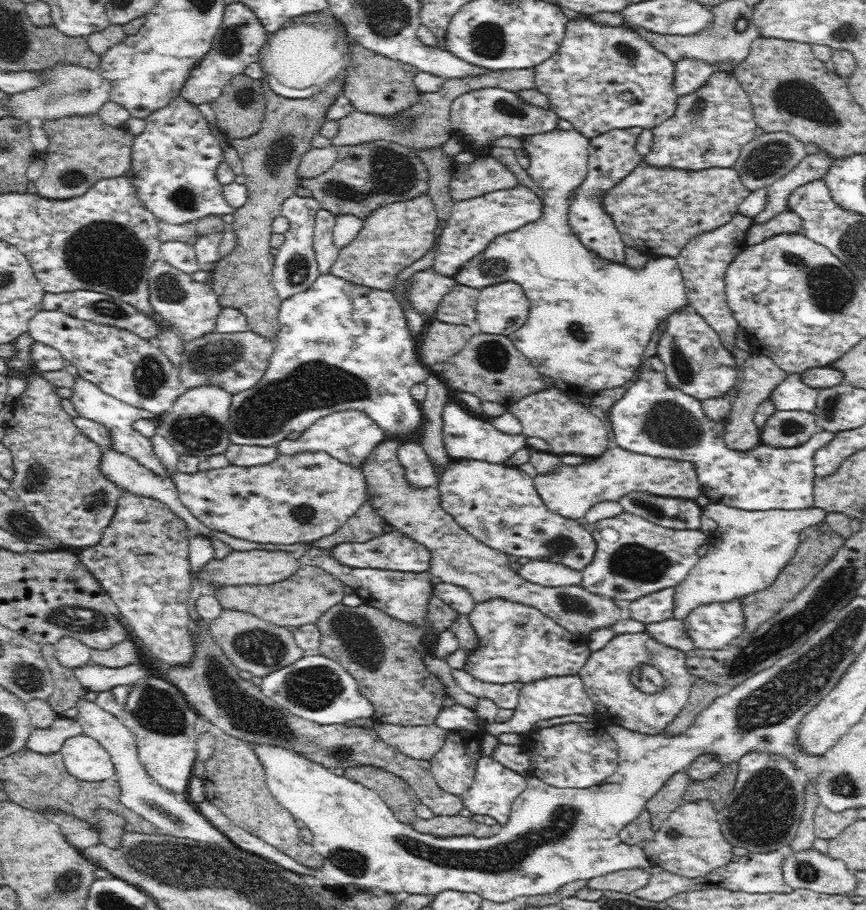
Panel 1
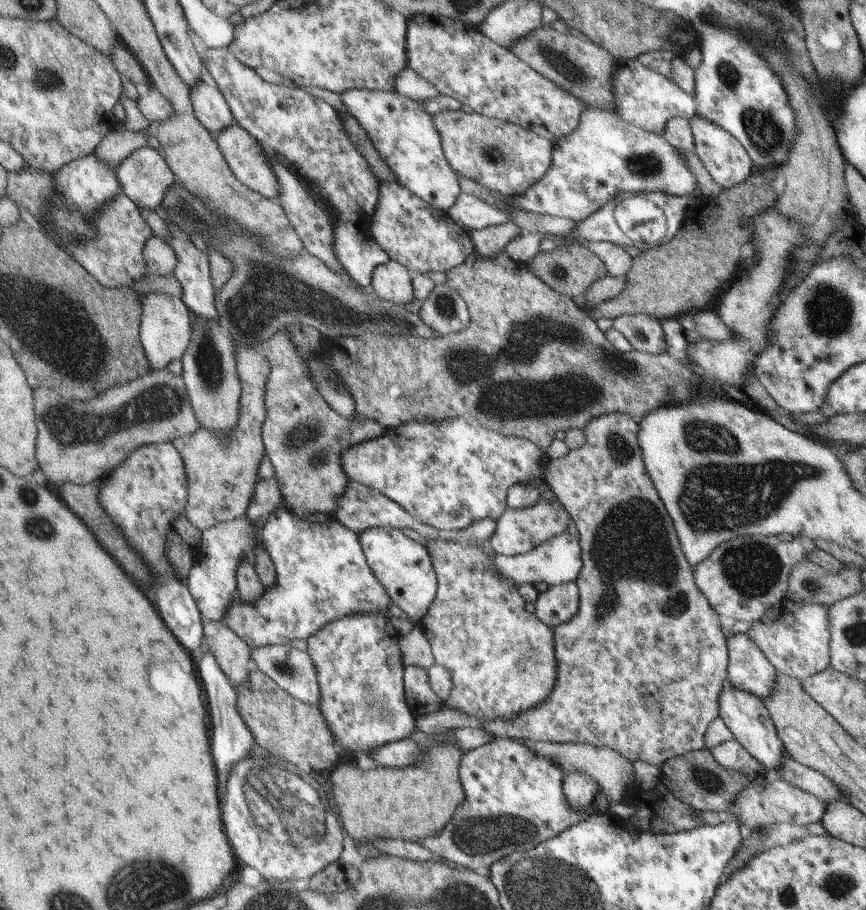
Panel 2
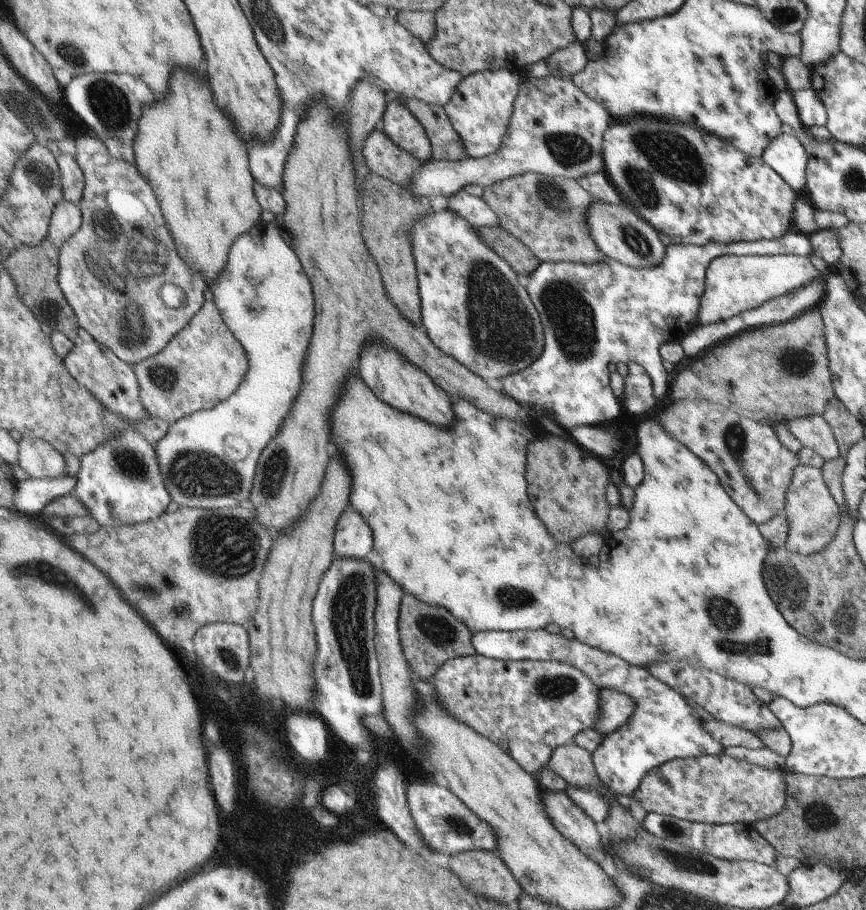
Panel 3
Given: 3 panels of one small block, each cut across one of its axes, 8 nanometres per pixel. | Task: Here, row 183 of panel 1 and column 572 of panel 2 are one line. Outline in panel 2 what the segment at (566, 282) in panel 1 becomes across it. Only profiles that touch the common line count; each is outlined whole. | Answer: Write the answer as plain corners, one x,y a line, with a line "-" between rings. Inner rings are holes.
565,531
563,534
557,534
557,536
542,542
525,554
503,556
495,553
491,556
489,568
493,568
493,572
499,572
499,576
507,576
507,580
513,581
515,587
521,586
521,584
534,585
535,583
543,583
547,586
567,584
567,582
575,583
575,578
581,570
581,550
579,550
578,540
569,536

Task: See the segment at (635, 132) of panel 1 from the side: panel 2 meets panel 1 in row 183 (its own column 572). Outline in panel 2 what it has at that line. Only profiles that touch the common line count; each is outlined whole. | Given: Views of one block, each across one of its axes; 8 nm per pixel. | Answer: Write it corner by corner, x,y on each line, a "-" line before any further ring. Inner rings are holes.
574,582
551,584
545,592
536,595
533,604
535,616
553,629
561,622
571,620
571,616
577,612
578,596
577,585

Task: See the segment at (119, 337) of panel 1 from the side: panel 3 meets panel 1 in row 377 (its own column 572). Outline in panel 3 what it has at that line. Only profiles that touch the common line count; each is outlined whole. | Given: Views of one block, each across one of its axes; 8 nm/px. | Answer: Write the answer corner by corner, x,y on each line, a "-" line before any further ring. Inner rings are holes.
547,75
537,79
525,79
514,100
514,114
511,115
509,130
506,138
503,139
502,146
498,148
493,155
467,158
455,162
443,162
438,160
425,161
413,174
411,182
406,188
417,198
447,198
453,196
466,184
477,184
480,187
491,186
499,180
511,178
519,174
537,173
543,176
566,177
578,181
579,178
593,174
594,172
603,172
605,162
602,160
602,138
610,121
613,120
601,104
585,96
585,92
579,90
571,80
564,77

